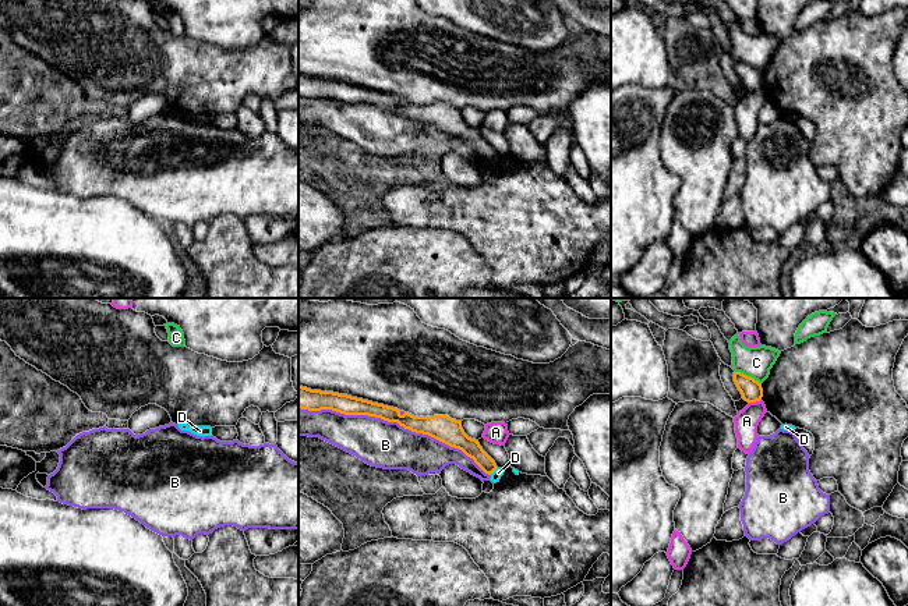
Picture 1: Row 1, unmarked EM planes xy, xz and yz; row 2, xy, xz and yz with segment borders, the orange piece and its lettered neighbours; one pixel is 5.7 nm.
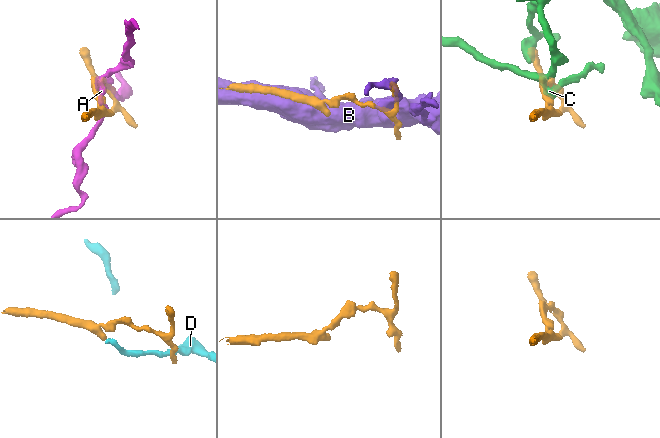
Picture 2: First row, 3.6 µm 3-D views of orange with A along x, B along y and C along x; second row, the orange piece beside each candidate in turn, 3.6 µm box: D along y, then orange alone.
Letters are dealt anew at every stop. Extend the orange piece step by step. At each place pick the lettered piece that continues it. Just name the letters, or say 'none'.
none

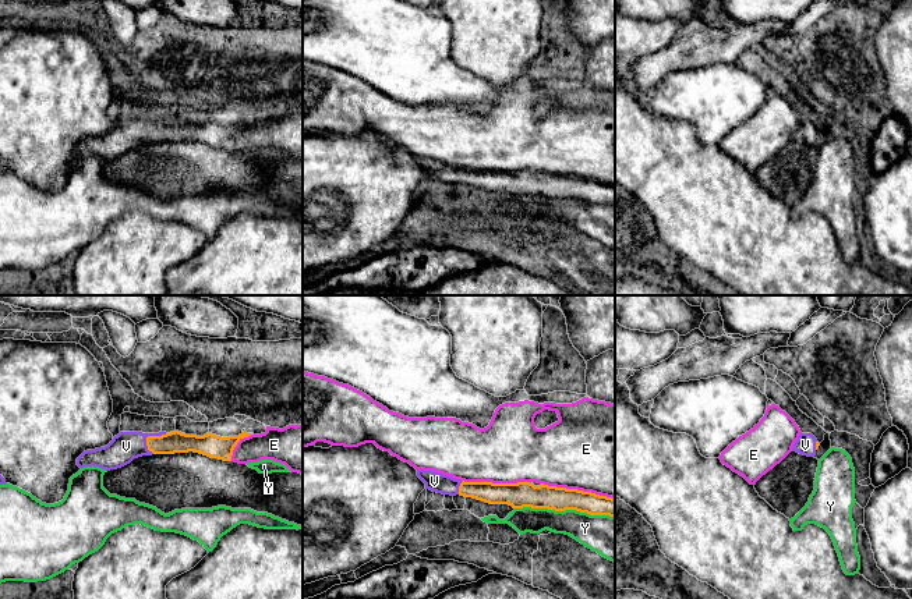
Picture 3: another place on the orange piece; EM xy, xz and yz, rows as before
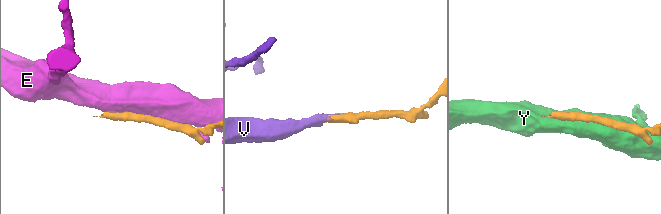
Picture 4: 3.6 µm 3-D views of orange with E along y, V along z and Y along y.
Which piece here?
V

